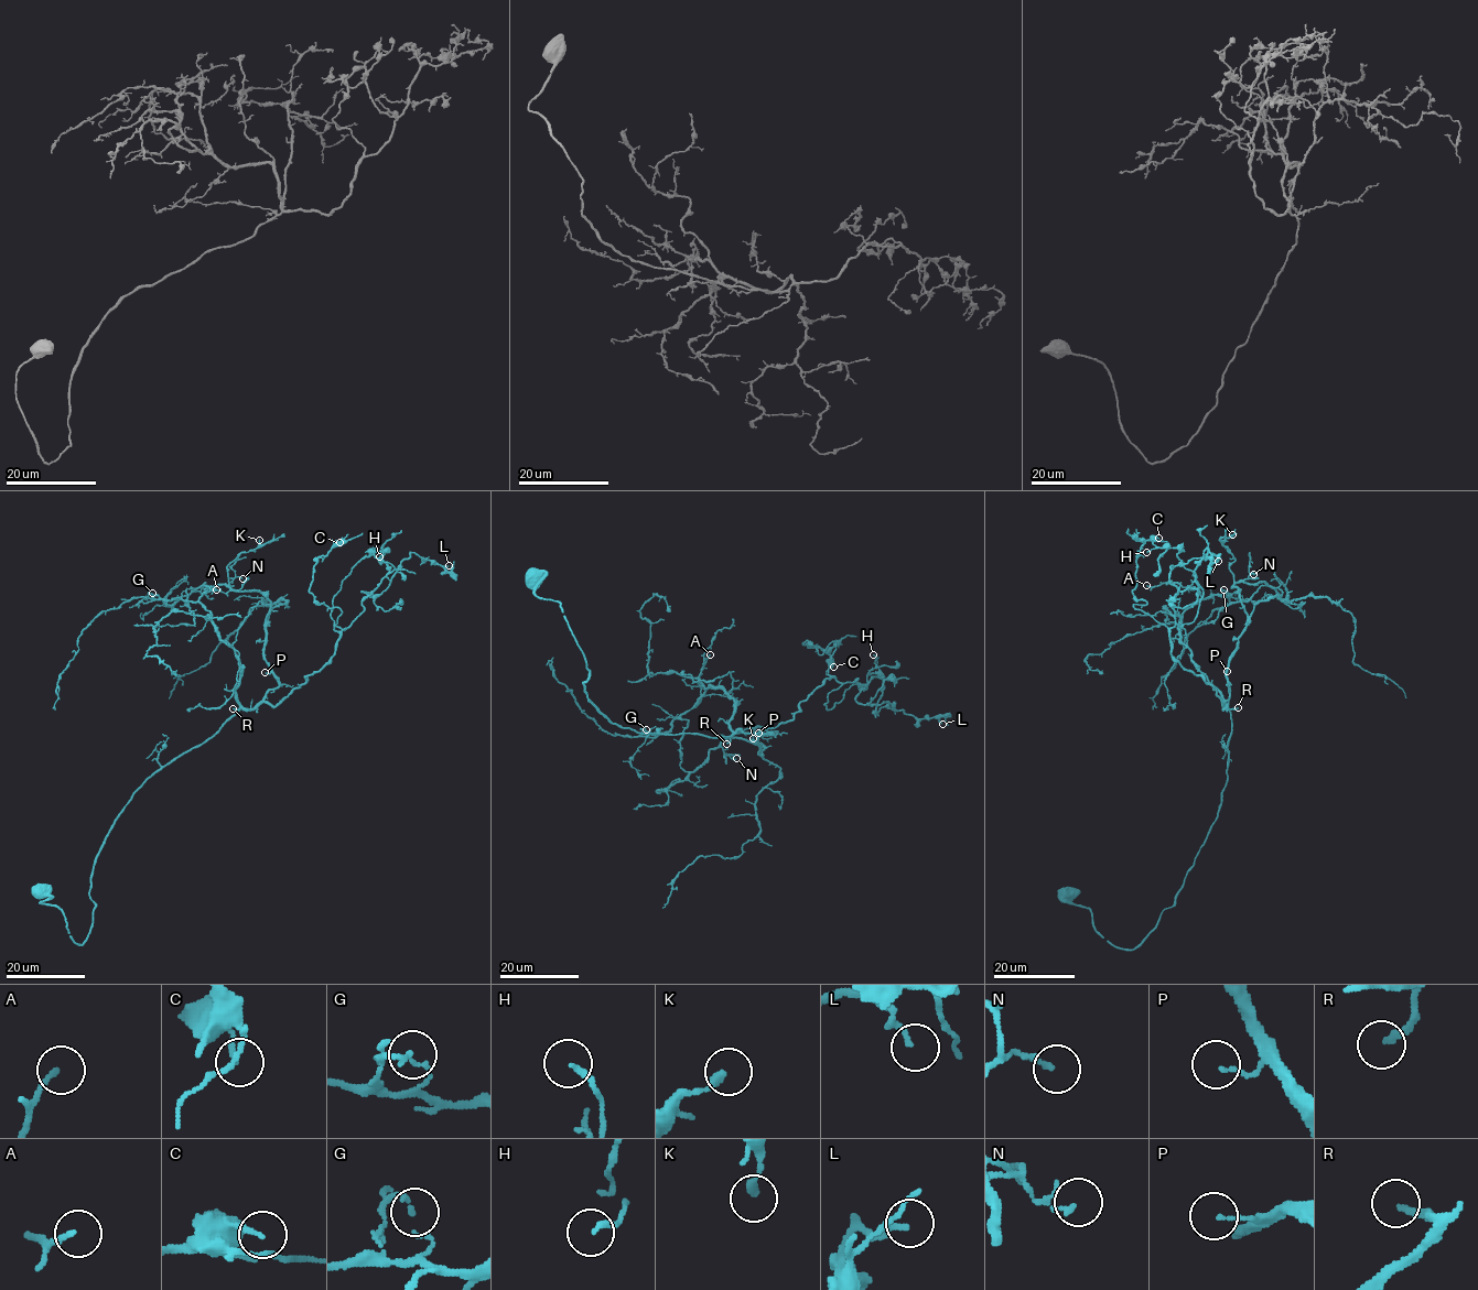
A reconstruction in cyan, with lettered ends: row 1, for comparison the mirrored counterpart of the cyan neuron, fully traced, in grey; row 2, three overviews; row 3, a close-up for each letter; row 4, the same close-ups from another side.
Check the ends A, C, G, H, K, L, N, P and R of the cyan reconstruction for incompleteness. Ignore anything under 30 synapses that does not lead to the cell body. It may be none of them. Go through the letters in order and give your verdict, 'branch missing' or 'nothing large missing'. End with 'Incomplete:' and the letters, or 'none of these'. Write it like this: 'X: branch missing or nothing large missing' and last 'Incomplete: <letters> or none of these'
A: nothing large missing
C: nothing large missing
G: nothing large missing
H: nothing large missing
K: nothing large missing
L: nothing large missing
N: nothing large missing
P: nothing large missing
R: branch missing
Incomplete: R

